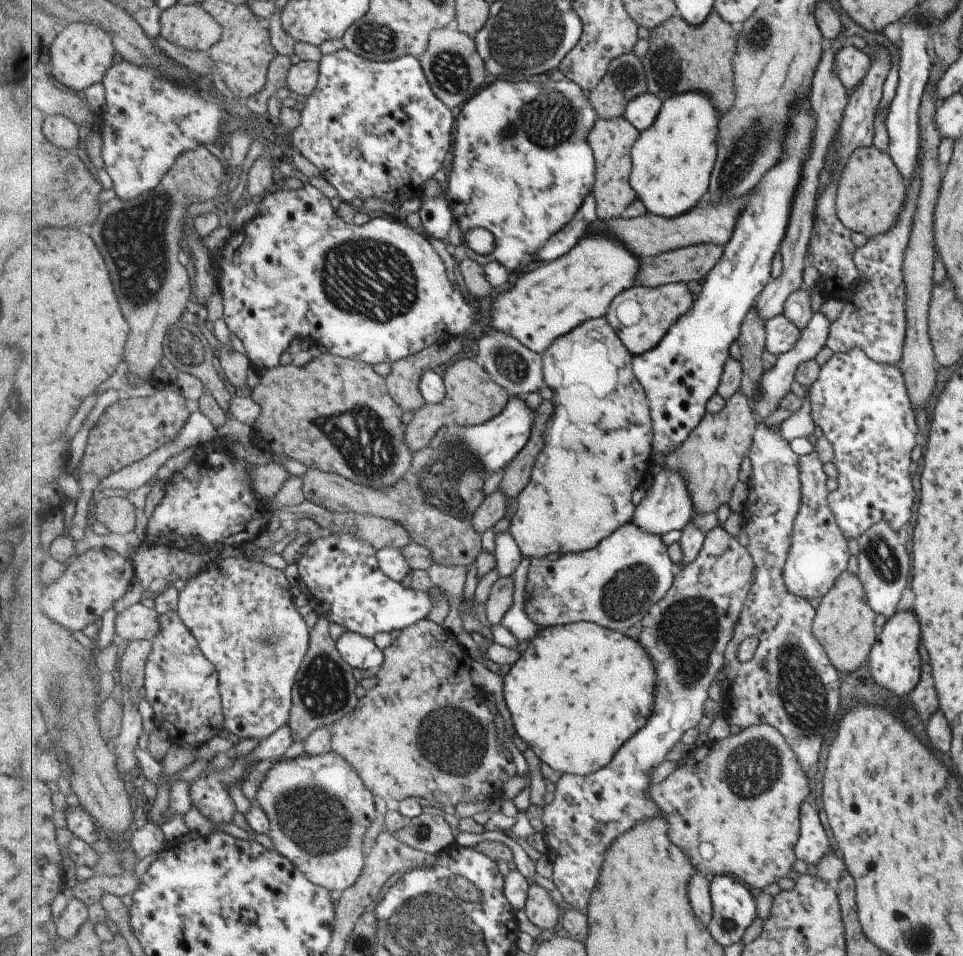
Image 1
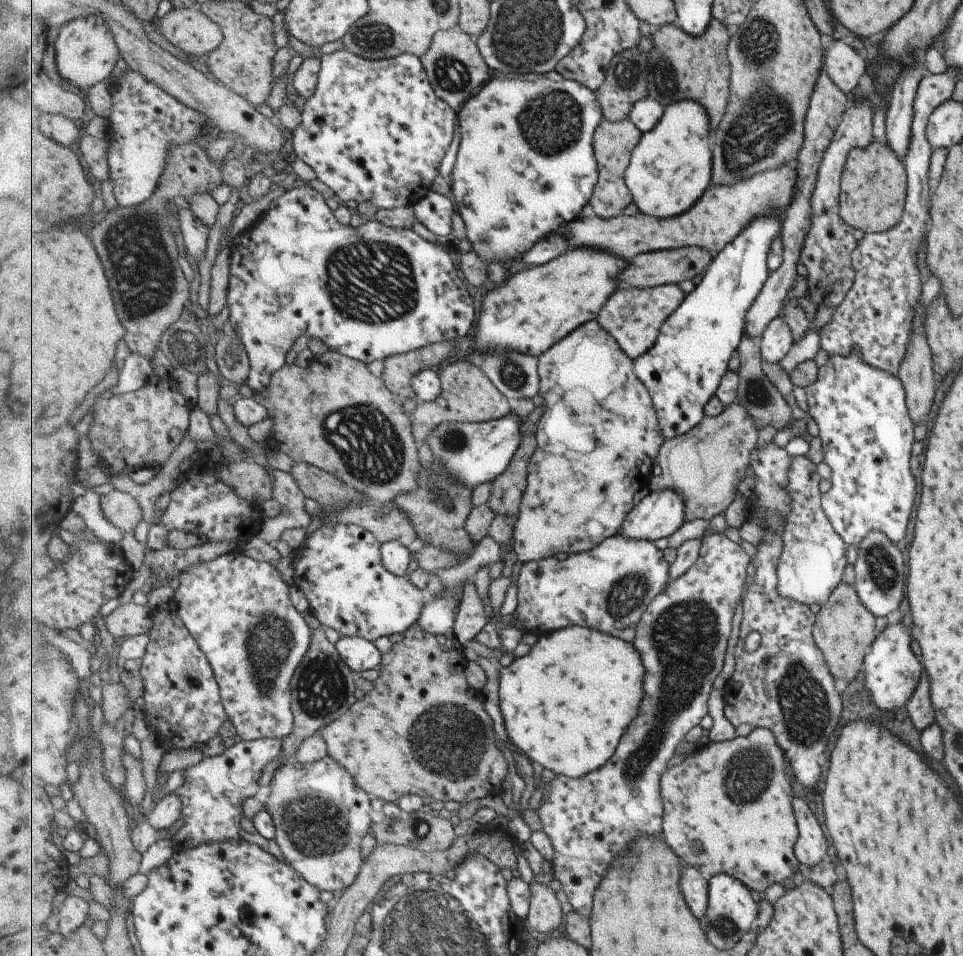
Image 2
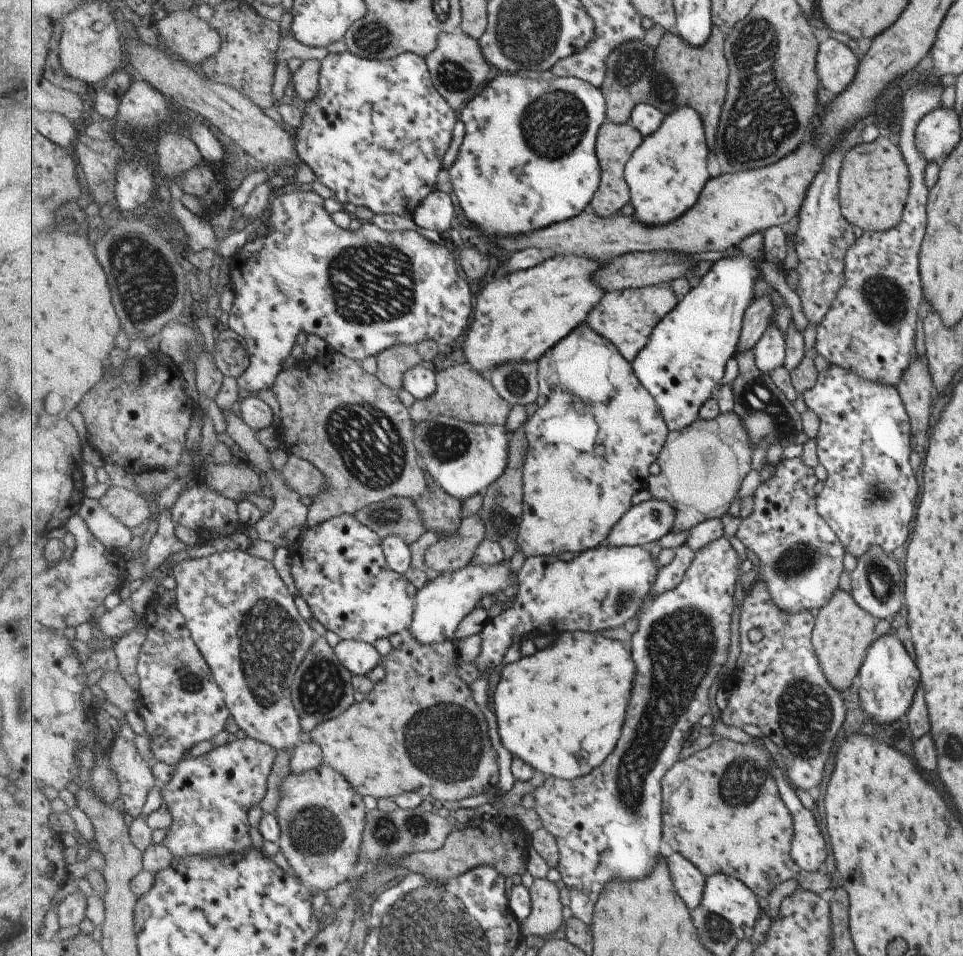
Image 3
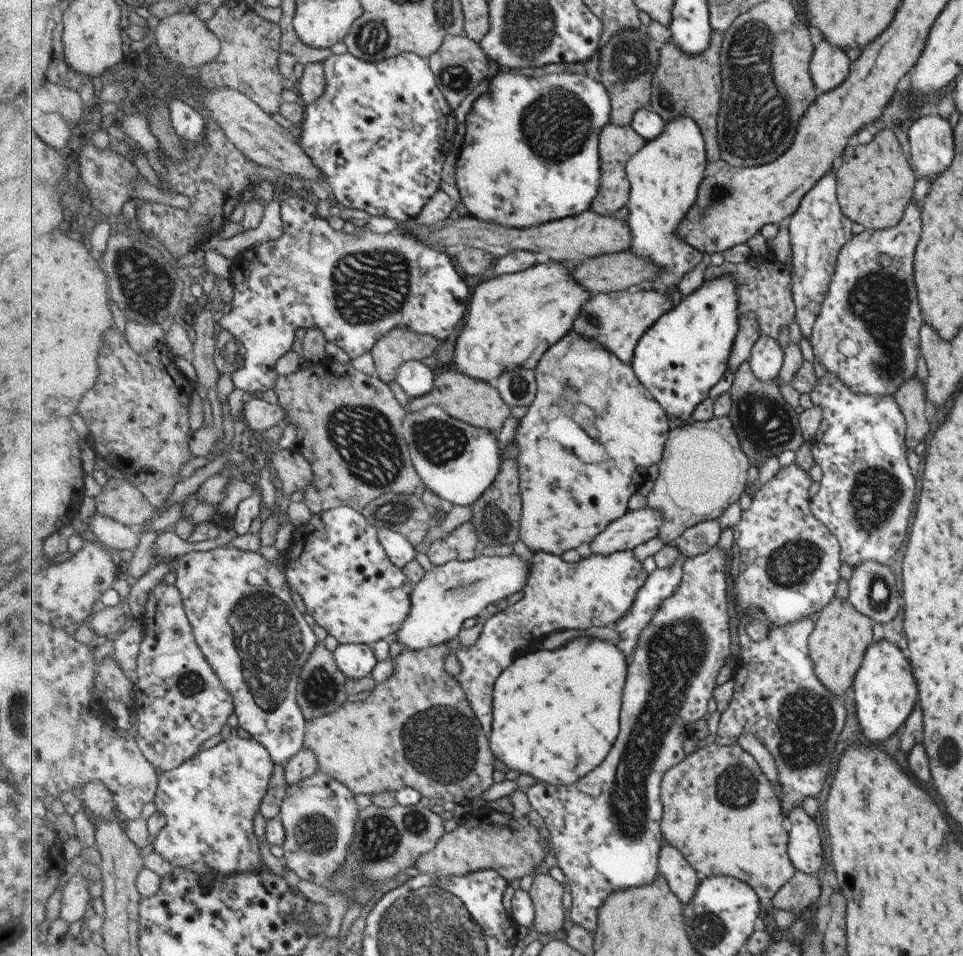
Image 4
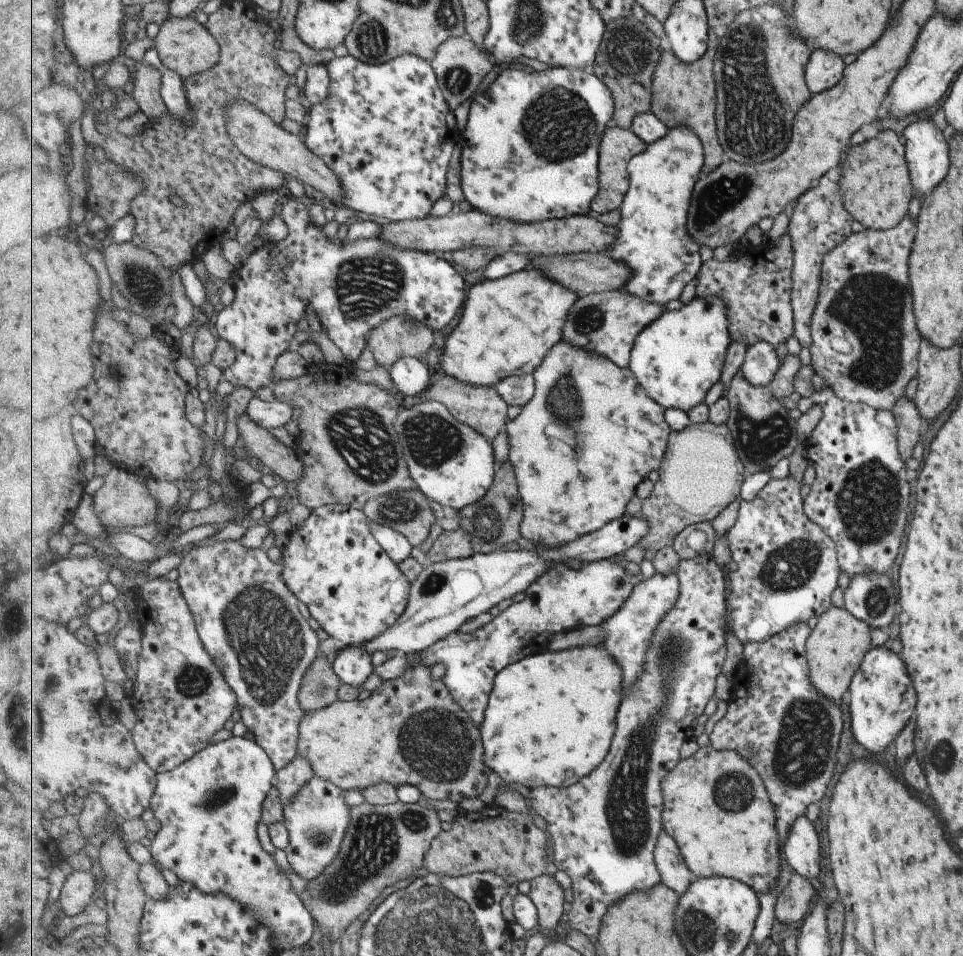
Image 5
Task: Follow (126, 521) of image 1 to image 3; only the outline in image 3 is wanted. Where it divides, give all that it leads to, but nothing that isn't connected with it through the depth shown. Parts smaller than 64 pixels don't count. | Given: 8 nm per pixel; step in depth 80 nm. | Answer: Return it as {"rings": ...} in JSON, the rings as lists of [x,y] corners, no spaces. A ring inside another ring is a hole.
{"rings":[[[111,486],[99,499],[111,516],[130,529],[146,522],[151,512],[143,495],[124,487]]]}

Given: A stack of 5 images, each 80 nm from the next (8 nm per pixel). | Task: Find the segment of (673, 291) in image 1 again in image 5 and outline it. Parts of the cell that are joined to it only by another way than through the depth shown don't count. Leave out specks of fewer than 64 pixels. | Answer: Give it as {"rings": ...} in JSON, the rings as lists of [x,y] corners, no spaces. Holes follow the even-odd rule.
{"rings":[[[627,289],[591,293],[576,302],[576,306],[568,316],[563,339],[609,357],[621,367],[629,367],[636,339],[645,328],[655,323],[665,312],[667,308],[664,304],[645,300]]]}

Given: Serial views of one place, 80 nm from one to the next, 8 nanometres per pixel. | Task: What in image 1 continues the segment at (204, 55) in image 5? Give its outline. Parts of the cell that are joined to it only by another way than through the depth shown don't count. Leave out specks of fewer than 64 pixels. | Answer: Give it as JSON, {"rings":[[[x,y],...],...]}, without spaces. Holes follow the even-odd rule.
{"rings":[[[176,4],[162,11],[162,36],[187,49],[209,52],[221,40],[221,23],[205,10],[204,5]]]}

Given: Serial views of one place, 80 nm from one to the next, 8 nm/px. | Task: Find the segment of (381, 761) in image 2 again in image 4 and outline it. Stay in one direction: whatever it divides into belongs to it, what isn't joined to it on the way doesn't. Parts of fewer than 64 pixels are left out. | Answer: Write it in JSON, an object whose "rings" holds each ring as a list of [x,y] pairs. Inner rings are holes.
{"rings":[[[440,644],[439,646],[419,650],[405,647],[399,656],[391,659],[396,664],[396,671],[393,671],[393,674],[384,683],[377,683],[373,692],[366,699],[347,702],[340,709],[337,709],[337,712],[307,722],[304,746],[310,748],[317,755],[320,770],[328,772],[333,778],[340,780],[355,794],[366,794],[367,796],[391,791],[398,793],[401,789],[411,787],[418,790],[425,797],[426,802],[451,801],[458,806],[465,805],[473,798],[477,799],[477,796],[481,796],[485,790],[489,790],[496,782],[496,780],[493,780],[493,776],[495,776],[495,769],[497,770],[497,758],[490,747],[489,735],[485,732],[484,725],[473,710],[468,694],[459,679],[451,676],[445,670],[445,658],[449,656],[449,653],[448,644]]]}

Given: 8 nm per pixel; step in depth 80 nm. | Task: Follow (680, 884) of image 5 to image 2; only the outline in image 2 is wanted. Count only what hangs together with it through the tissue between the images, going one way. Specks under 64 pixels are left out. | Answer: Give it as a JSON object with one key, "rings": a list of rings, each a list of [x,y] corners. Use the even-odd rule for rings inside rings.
{"rings":[[[683,863],[683,880],[681,888],[685,892],[685,898],[689,900],[689,906],[693,912],[697,912],[697,918],[708,915],[709,905],[709,883],[703,873],[696,867]]]}

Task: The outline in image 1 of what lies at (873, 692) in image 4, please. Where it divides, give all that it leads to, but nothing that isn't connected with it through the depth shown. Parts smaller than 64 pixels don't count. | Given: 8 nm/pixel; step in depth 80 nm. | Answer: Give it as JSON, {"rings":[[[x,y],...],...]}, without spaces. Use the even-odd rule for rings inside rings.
{"rings":[[[895,611],[876,635],[866,658],[873,680],[895,696],[909,694],[916,687],[920,675],[921,664],[917,653],[919,640],[917,616],[913,612]]]}

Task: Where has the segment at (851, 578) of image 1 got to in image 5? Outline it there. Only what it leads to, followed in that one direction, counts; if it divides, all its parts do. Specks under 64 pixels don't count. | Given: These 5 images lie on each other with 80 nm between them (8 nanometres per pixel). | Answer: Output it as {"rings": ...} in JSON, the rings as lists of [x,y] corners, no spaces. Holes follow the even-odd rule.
{"rings":[[[832,606],[817,617],[806,645],[809,676],[813,686],[829,700],[840,702],[841,694],[848,689],[854,671],[861,664],[865,651],[871,646],[869,630],[864,620],[855,618],[845,607]]]}

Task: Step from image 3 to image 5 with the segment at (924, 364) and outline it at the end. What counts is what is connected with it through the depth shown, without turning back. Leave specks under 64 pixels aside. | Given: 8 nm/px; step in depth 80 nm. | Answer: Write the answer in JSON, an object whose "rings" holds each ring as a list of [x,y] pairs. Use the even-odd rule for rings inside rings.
{"rings":[[[903,393],[895,399],[890,411],[897,423],[898,453],[904,462],[910,458],[913,446],[918,443],[923,419],[913,400],[906,398]]]}

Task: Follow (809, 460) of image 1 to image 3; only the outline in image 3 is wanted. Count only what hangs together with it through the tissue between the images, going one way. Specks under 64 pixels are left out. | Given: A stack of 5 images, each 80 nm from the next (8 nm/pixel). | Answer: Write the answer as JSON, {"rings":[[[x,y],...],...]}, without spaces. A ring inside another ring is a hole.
{"rings":[[[799,457],[783,459],[779,462],[776,476],[754,488],[754,508],[752,514],[742,520],[737,531],[737,538],[746,548],[758,557],[758,569],[755,582],[765,581],[768,584],[773,601],[780,609],[789,613],[809,611],[810,608],[822,608],[835,594],[835,586],[841,574],[843,548],[833,528],[817,512],[815,492],[815,474]]]}

